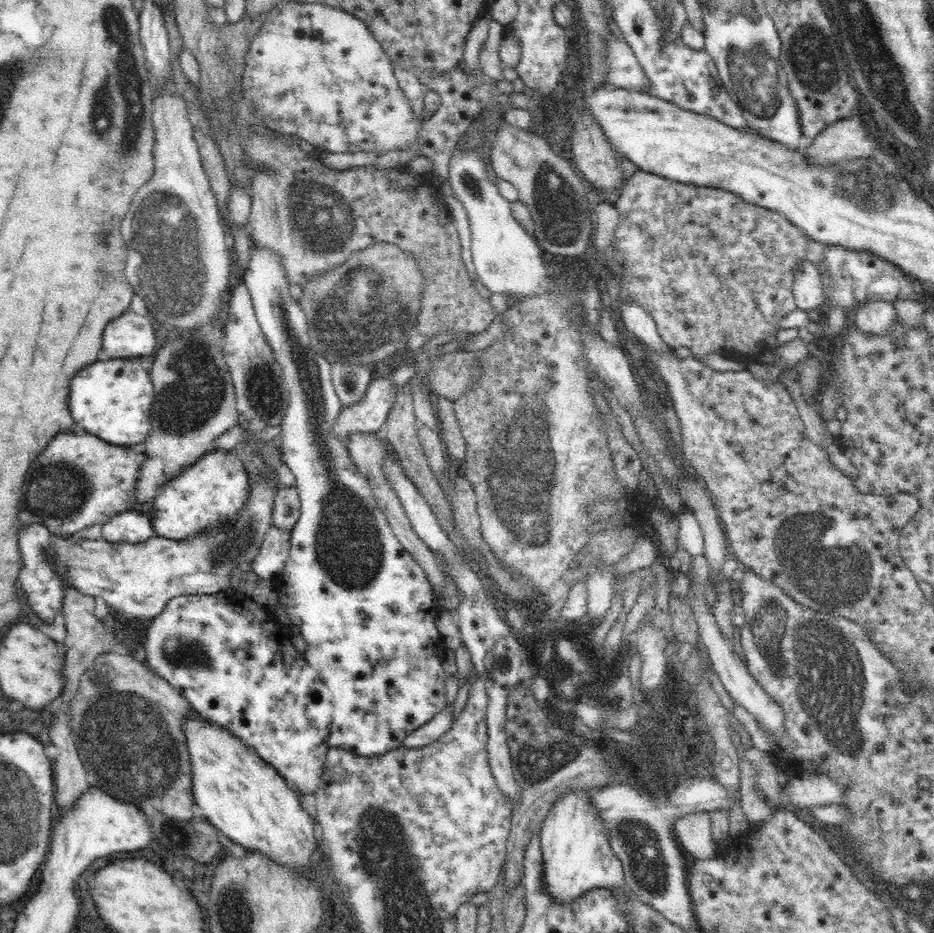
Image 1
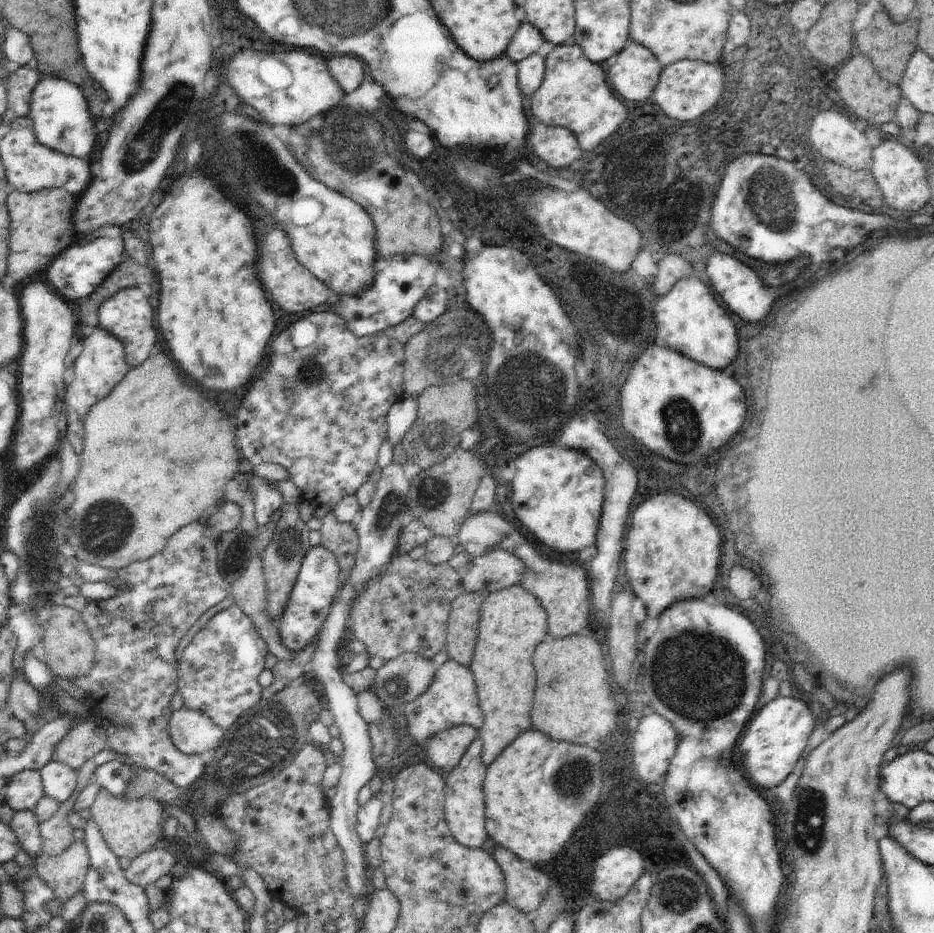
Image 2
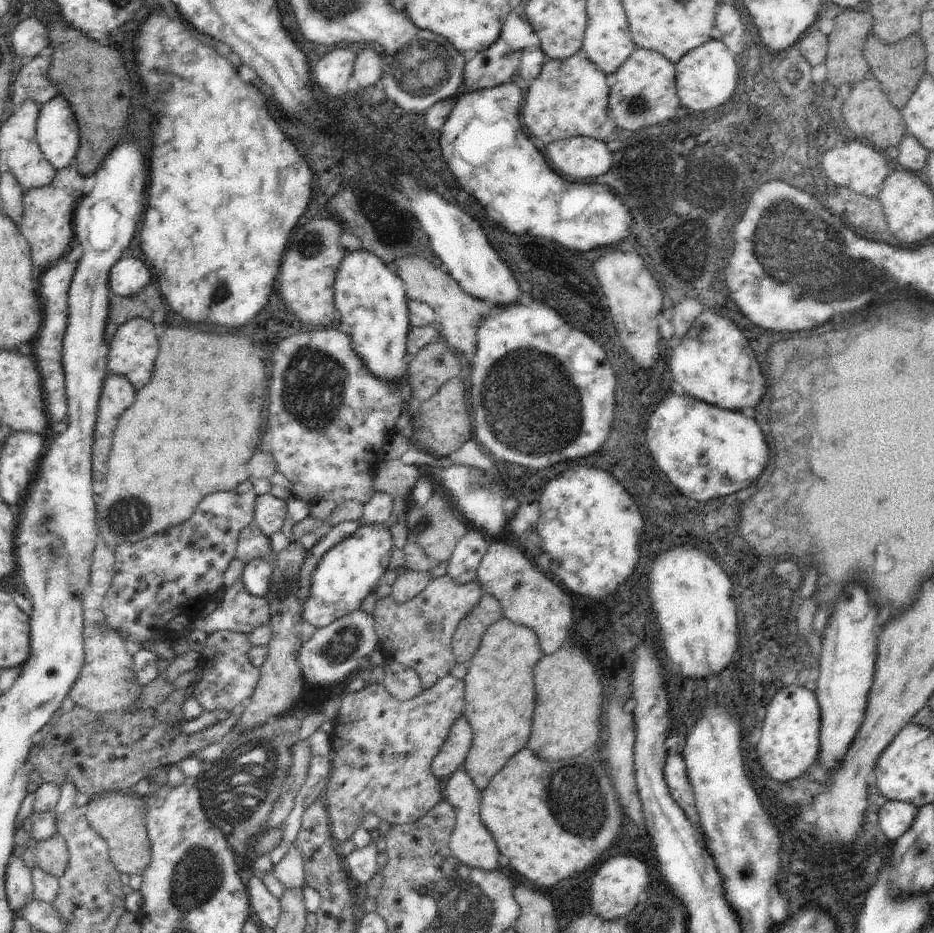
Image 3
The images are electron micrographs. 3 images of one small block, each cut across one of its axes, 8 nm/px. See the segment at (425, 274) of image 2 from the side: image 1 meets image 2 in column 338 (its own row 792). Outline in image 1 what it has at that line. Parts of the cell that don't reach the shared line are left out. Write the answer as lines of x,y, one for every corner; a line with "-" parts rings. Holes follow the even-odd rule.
224,591
211,595
180,595
167,600
166,606
162,612
152,618
152,624
148,625
146,642
143,644
146,652
145,660
148,661
148,667
158,676
167,680
174,688
178,689
191,704
195,712
202,718
205,718
210,724
215,724
220,728
225,728
240,738
240,741
246,744
246,747
256,751
258,757
269,763
276,771
285,779
294,782
297,790
301,794
314,794
320,784
322,784
322,774
325,768
327,753
328,734
330,734
330,724
332,722
332,694
330,690
324,686
324,682
320,680
318,672
314,668
308,666
308,662
304,660
304,656
288,642
282,640
282,632
280,632
280,624
276,615
264,605
256,603
251,596
234,598
234,596
226,596

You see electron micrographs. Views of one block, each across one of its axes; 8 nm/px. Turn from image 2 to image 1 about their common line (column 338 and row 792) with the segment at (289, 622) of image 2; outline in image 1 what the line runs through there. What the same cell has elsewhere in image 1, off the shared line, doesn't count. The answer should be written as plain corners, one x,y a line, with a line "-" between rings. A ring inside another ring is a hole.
566,790
556,800
539,830
543,856
545,891
554,900
570,904
594,888
618,889
626,887
620,859
611,849
607,830
596,809
590,805
593,790

